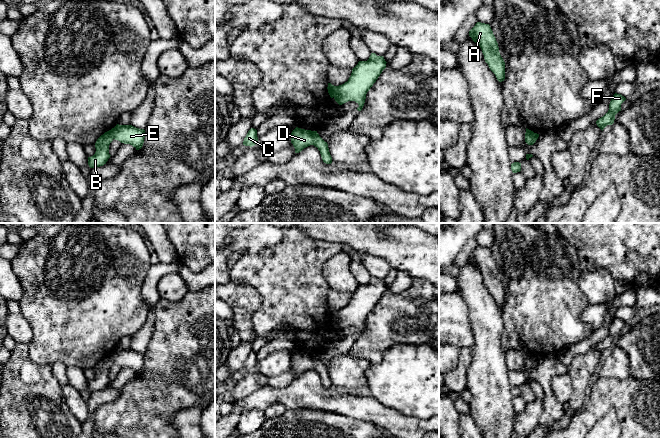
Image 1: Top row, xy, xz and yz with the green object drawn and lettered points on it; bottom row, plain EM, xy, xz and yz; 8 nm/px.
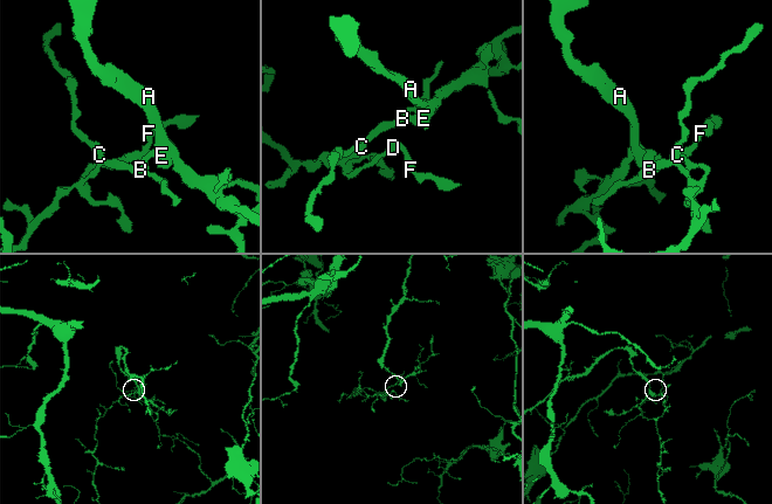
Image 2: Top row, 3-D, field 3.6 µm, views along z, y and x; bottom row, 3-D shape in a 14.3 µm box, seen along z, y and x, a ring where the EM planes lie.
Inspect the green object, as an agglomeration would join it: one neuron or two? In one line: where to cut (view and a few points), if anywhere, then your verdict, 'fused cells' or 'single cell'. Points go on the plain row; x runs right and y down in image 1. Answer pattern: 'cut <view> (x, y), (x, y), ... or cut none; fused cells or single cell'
cut xz (335, 310), (333, 320); fused cells

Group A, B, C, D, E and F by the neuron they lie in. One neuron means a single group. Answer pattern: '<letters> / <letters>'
A E / B C D F

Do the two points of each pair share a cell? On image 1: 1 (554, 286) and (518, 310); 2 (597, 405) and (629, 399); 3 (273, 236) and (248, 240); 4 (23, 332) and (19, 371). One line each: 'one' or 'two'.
1: one
2: one
3: one
4: two

